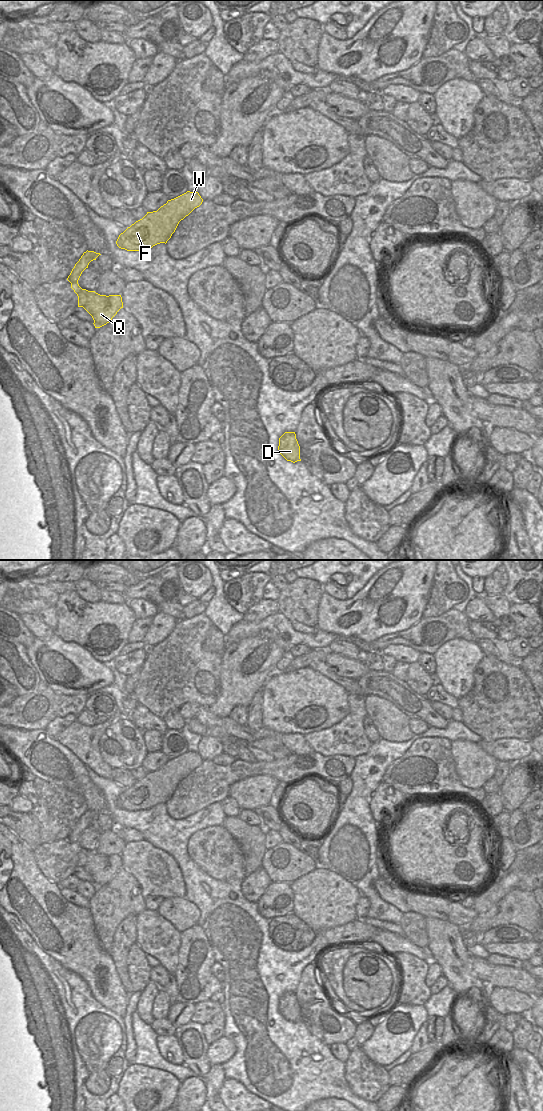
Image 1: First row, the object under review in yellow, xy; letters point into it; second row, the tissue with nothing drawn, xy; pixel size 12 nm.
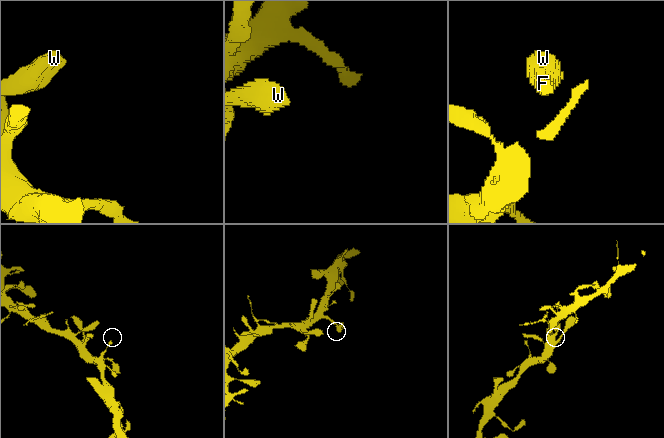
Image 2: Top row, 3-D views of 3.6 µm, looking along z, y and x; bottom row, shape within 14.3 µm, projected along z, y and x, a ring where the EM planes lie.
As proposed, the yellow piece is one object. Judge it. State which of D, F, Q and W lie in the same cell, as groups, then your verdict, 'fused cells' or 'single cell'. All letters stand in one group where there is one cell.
D F Q W | single cell

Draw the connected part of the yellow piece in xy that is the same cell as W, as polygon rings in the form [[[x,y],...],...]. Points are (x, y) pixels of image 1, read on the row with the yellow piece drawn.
[[[190,191],[168,200],[157,211],[147,212],[142,219],[121,233],[116,241],[117,246],[127,251],[139,251],[160,243],[166,244],[179,222],[202,202],[198,192]]]

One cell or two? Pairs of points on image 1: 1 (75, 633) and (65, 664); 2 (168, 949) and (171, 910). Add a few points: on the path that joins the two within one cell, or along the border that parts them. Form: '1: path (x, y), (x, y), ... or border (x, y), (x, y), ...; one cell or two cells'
1: border (55, 632), (63, 640), (78, 643), (91, 655); two cells
2: border (157, 910), (179, 932); two cells

